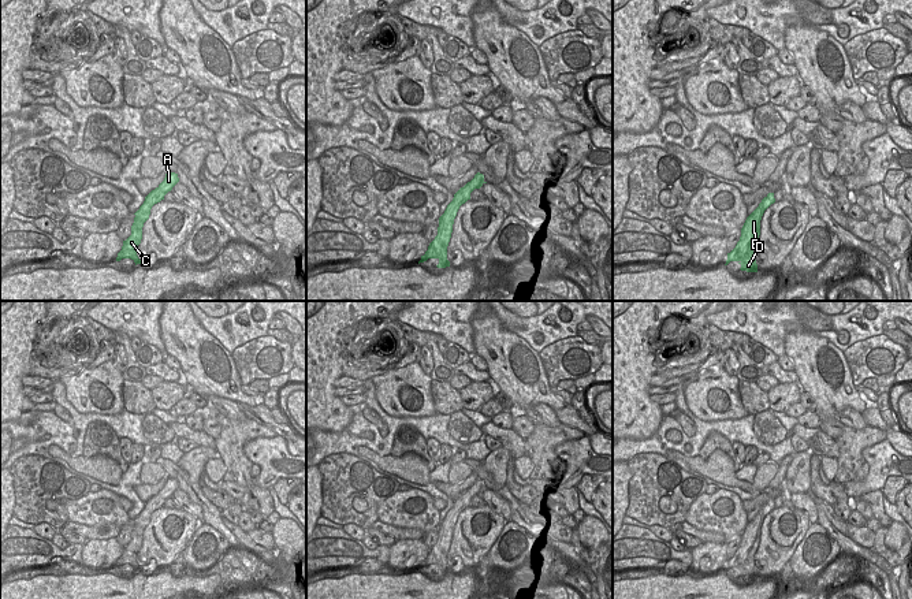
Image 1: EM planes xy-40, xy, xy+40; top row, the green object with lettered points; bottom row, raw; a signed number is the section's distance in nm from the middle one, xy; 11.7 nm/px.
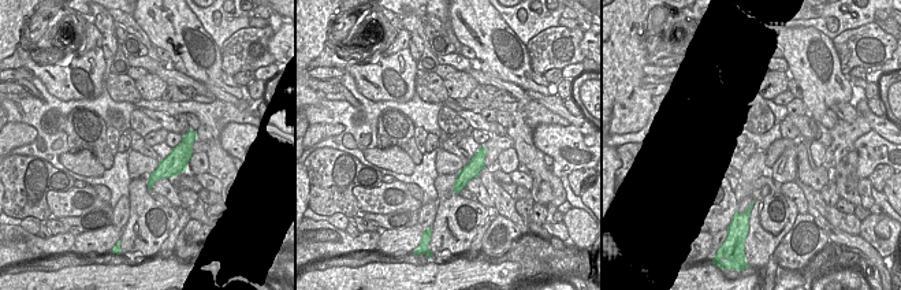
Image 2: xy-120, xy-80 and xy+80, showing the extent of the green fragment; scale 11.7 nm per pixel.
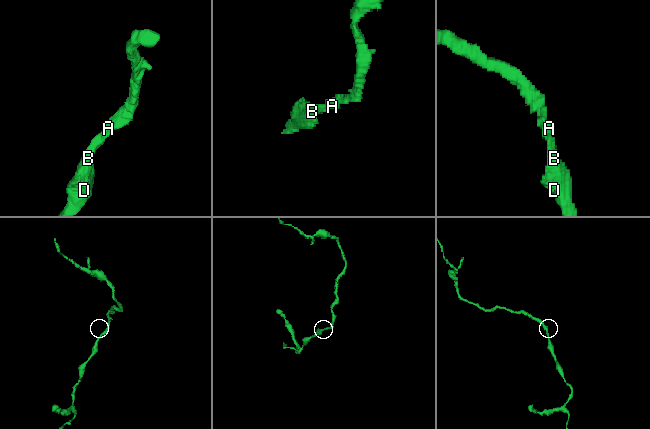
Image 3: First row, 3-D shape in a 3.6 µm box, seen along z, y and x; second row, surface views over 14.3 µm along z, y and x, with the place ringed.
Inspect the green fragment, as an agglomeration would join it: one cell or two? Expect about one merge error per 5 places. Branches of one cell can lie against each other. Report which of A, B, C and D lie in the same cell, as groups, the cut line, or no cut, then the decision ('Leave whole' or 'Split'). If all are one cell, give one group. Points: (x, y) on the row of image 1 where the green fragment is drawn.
Groups: A B C D. No split. Leave whole

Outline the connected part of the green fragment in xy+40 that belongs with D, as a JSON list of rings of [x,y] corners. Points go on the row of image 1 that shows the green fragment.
[[[768,193],[759,207],[747,217],[742,228],[741,237],[736,248],[727,253],[727,265],[730,261],[737,261],[741,265],[741,271],[757,272],[757,264],[755,260],[755,246],[760,235],[760,220],[764,211],[775,202],[774,193]]]

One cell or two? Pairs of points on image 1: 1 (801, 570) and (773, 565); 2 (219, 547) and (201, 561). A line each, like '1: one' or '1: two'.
1: two
2: one

